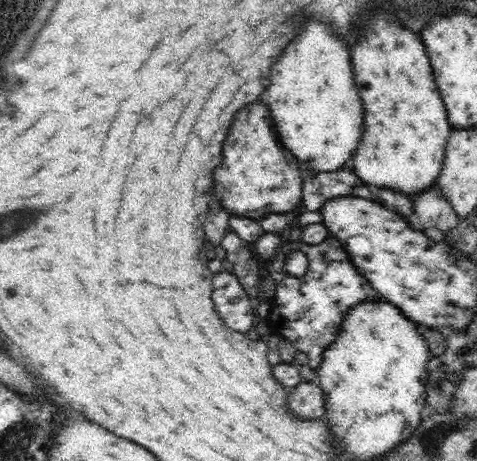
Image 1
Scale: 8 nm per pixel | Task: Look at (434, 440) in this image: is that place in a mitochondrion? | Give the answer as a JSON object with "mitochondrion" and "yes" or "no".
{"mitochondrion":"yes"}

